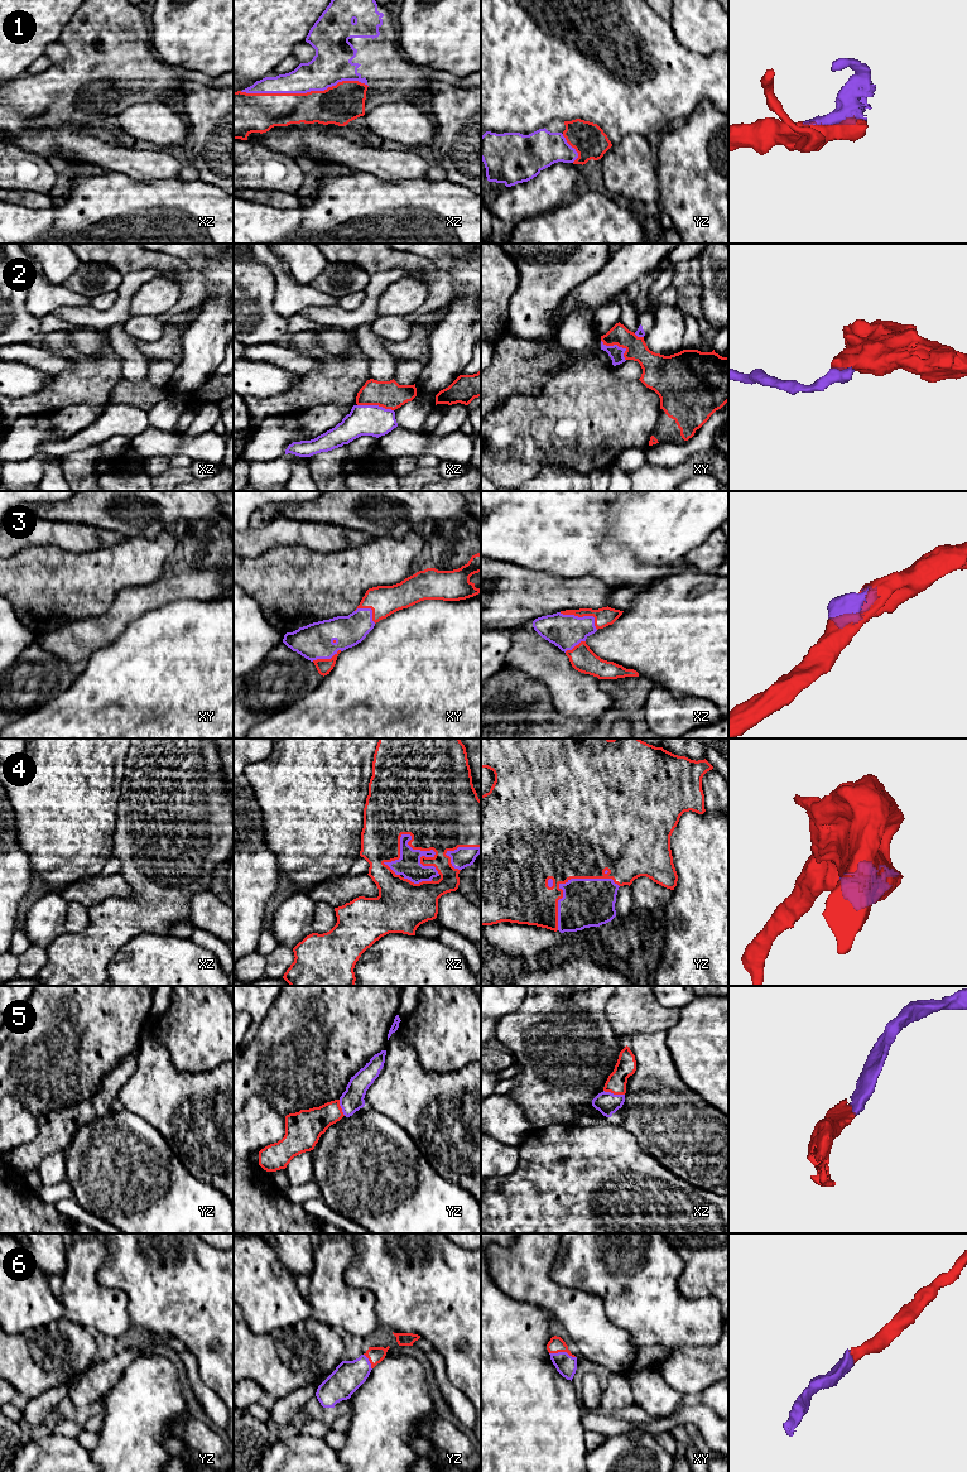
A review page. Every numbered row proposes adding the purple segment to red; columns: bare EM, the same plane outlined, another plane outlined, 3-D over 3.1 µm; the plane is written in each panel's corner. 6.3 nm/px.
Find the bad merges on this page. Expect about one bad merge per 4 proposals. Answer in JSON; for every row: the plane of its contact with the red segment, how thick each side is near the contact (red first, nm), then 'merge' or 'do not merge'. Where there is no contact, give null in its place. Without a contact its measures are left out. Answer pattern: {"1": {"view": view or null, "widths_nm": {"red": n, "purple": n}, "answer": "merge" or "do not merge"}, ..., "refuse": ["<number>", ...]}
{"1": {"view": "xz", "widths_nm": {"red": 260, "purple": 240}, "answer": "merge"}, "2": {"view": "xy", "widths_nm": {"red": 150, "purple": 90}, "answer": "do not merge"}, "3": {"view": "xz", "widths_nm": {"red": 120, "purple": 220}, "answer": "merge"}, "4": {"view": "xz", "widths_nm": {"red": 420, "purple": 150}, "answer": "merge"}, "5": {"view": "xz", "widths_nm": {"red": 130, "purple": 140}, "answer": "merge"}, "6": {"view": "xy", "widths_nm": {"red": 100, "purple": 140}, "answer": "merge"}, "refuse": ["2"]}

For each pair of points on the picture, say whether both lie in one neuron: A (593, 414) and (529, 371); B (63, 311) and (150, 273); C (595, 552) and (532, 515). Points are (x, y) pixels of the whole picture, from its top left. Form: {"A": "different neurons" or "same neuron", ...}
{"A": "different neurons", "B": "same neuron", "C": "same neuron"}

